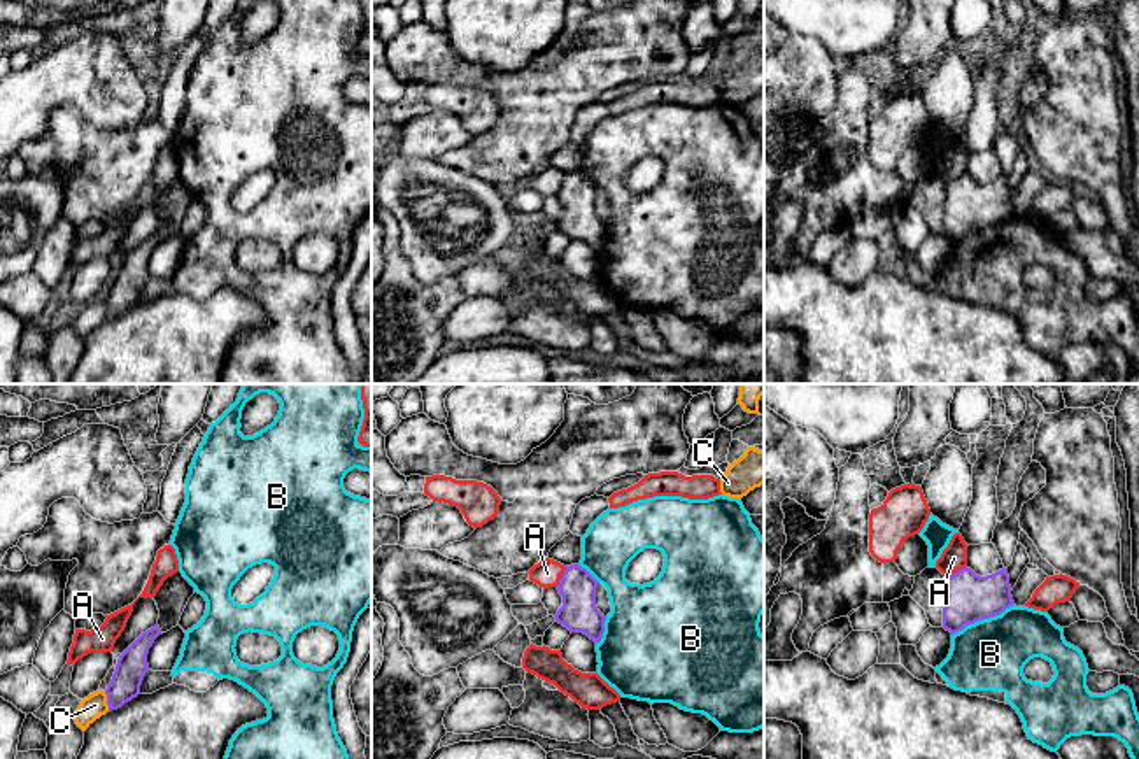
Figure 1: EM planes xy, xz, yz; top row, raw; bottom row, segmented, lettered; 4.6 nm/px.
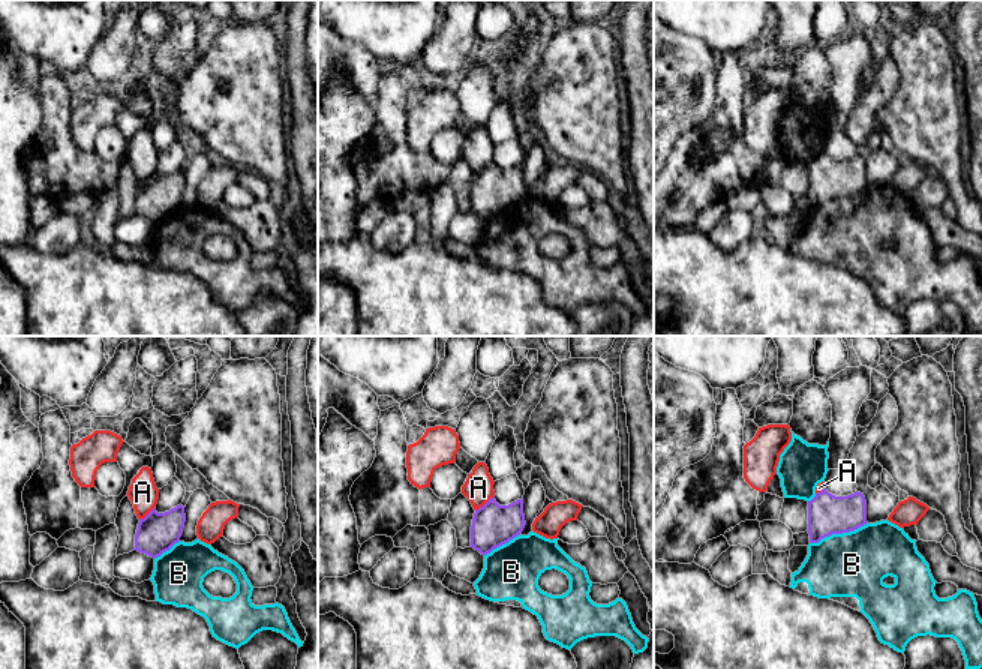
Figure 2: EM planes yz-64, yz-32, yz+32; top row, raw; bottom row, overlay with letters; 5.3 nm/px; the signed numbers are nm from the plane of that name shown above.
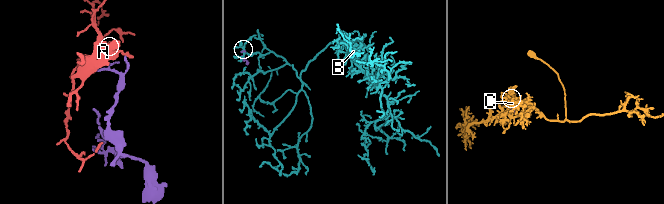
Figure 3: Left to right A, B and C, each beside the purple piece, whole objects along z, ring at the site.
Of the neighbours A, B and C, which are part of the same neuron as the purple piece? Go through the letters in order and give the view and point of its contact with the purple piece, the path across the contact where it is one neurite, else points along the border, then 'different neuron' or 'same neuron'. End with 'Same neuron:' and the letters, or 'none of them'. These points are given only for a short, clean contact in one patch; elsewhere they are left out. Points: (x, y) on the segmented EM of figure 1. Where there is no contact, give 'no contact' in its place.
A: contact xz (563, 577); same neuron
B: contact yz (982, 619); different neuron
C: contact xy (107, 702); different neuron
Same neuron: A

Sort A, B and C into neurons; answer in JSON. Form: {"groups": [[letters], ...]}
{"groups": [["A"], ["B"], ["C"]]}

